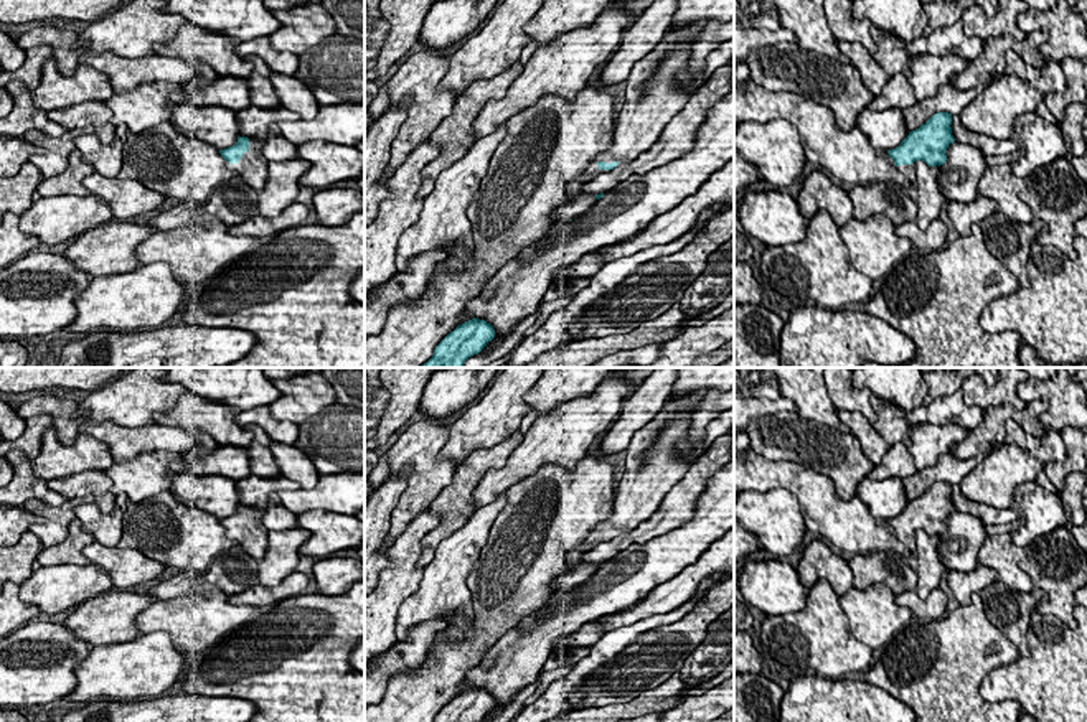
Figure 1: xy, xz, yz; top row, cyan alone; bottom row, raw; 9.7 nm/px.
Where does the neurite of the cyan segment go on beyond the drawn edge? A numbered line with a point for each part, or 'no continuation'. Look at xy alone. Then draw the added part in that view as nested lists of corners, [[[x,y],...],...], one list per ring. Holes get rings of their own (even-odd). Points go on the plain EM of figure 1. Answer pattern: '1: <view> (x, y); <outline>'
1: xy (253, 538); [[[251,506],[249,519],[242,523],[241,529],[234,534],[226,531],[226,536],[238,542],[254,560],[262,560],[269,549],[269,529],[262,523],[264,508]]]

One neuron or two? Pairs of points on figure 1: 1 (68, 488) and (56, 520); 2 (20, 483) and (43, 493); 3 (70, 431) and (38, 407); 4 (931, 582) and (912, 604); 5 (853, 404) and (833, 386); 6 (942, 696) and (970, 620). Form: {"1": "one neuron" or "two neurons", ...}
{"1": "two neurons", "2": "one neuron", "3": "one neuron", "4": "two neurons", "5": "one neuron", "6": "one neuron"}

